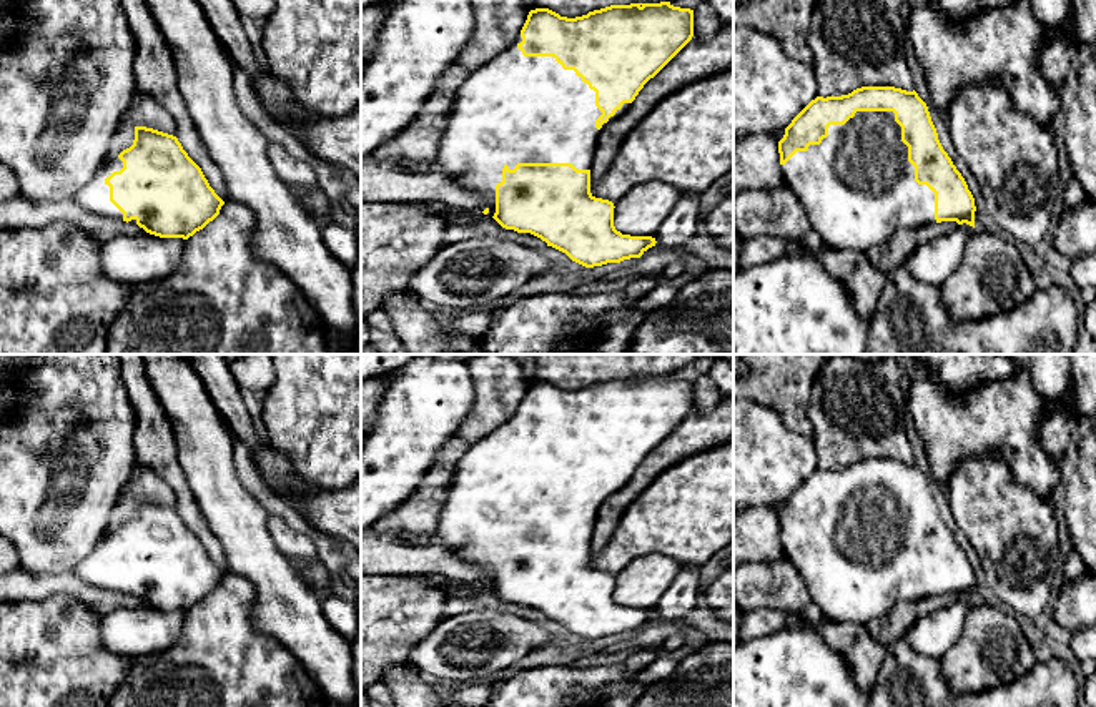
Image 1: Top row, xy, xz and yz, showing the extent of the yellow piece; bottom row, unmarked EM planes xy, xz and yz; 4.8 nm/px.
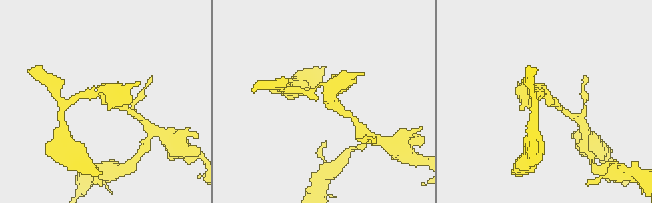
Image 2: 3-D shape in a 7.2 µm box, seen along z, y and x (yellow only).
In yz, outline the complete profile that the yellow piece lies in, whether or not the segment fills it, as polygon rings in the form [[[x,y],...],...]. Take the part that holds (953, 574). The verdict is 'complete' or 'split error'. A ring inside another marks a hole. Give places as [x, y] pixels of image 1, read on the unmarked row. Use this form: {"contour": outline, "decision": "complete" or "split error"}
{"contour": [[[861,459],[842,469],[817,469],[785,501],[778,514],[782,551],[800,572],[823,619],[868,625],[898,602],[941,594],[975,601],[975,571],[943,522],[926,476],[918,466],[895,459]]], "decision": "split error"}

